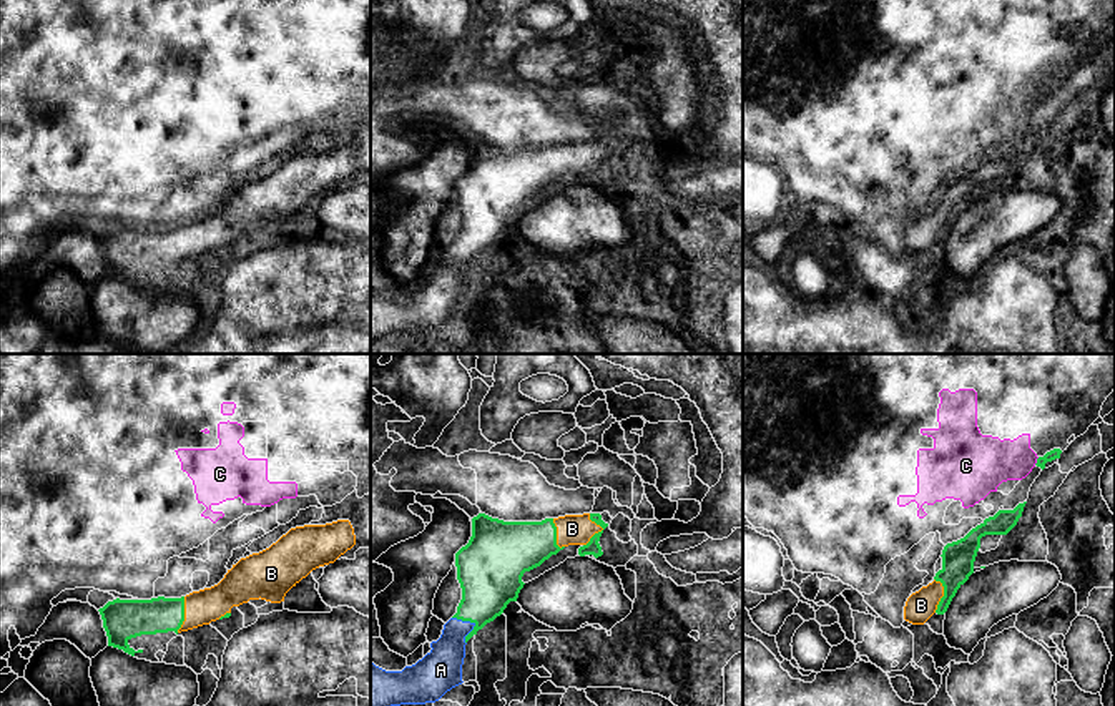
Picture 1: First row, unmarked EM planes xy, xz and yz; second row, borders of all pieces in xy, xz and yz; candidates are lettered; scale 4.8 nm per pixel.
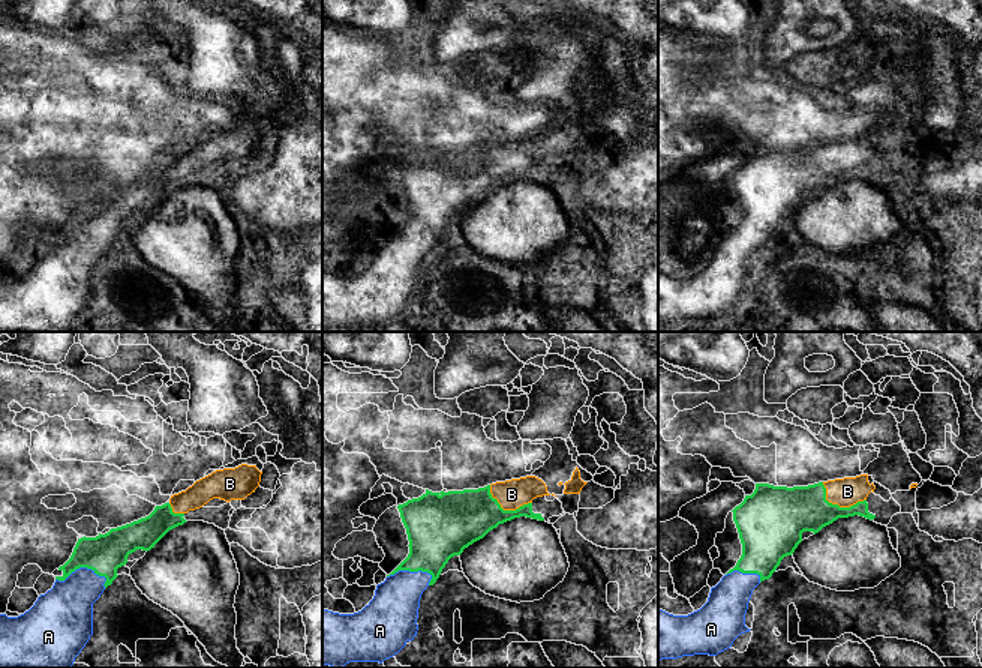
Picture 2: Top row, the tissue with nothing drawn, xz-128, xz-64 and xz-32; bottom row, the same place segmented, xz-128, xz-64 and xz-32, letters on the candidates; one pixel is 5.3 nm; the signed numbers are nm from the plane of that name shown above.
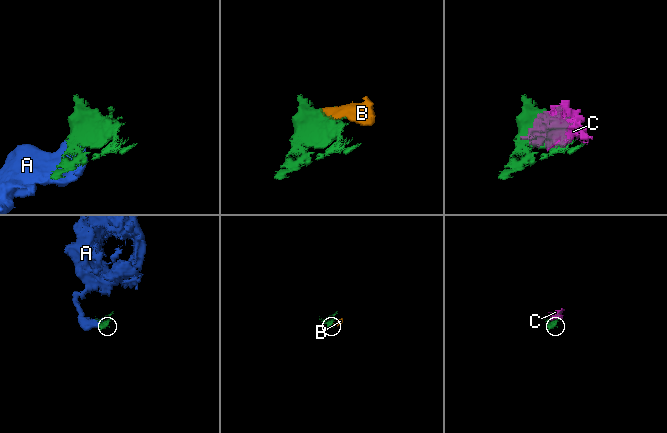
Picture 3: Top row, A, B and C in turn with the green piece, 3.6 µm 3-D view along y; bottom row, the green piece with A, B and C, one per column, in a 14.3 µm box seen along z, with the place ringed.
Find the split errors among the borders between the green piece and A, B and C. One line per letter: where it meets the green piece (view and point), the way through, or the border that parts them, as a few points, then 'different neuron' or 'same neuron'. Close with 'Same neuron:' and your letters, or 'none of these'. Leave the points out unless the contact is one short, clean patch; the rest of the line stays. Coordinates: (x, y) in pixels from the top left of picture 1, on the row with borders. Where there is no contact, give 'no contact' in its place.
A: xz (472, 622) | same neuron
B: xz (602, 530) | same neuron
C: yz (1037, 460) | different neuron
Same neuron: A, B

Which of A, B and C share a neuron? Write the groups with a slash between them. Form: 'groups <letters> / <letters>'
groups A B / C

